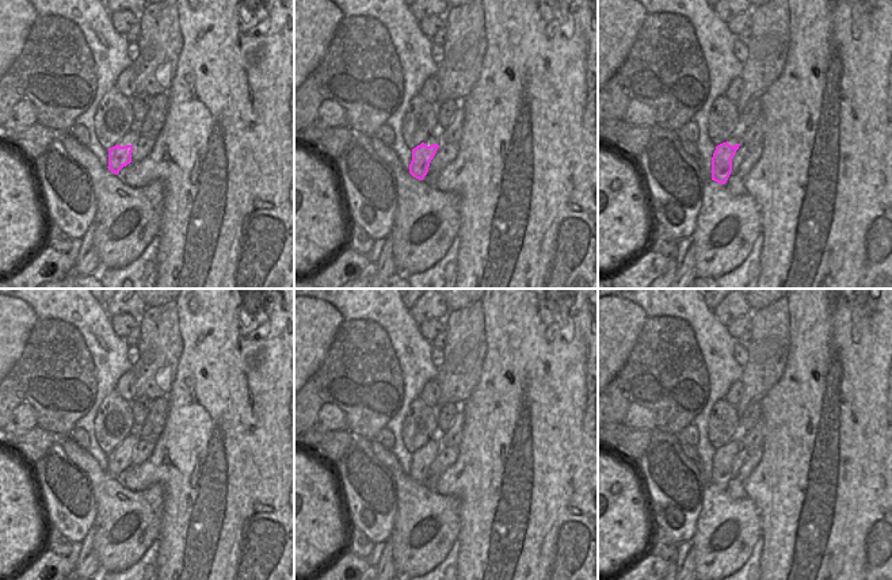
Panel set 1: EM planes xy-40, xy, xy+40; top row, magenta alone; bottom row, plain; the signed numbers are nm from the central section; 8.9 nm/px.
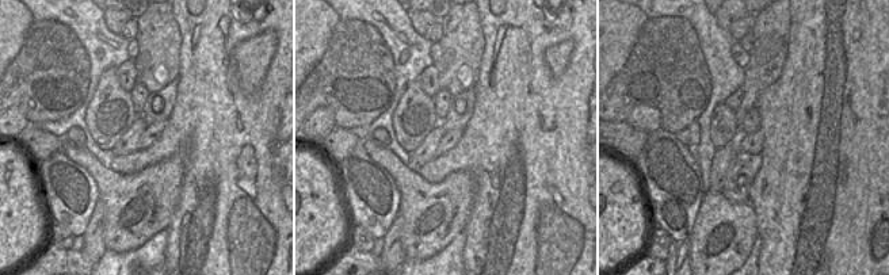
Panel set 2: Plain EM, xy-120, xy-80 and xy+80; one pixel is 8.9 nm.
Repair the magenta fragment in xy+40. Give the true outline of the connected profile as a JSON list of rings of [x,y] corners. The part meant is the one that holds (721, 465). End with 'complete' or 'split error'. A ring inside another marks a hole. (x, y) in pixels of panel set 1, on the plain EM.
[[[737,439],[716,450],[712,461],[712,484],[725,488],[732,476],[732,462],[740,450]]] | split error

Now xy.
[[[432,436],[424,446],[412,453],[412,465],[409,468],[409,477],[423,484],[428,476],[431,463],[434,462],[441,443],[438,436]]] | split error

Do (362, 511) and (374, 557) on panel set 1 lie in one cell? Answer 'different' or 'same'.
different

